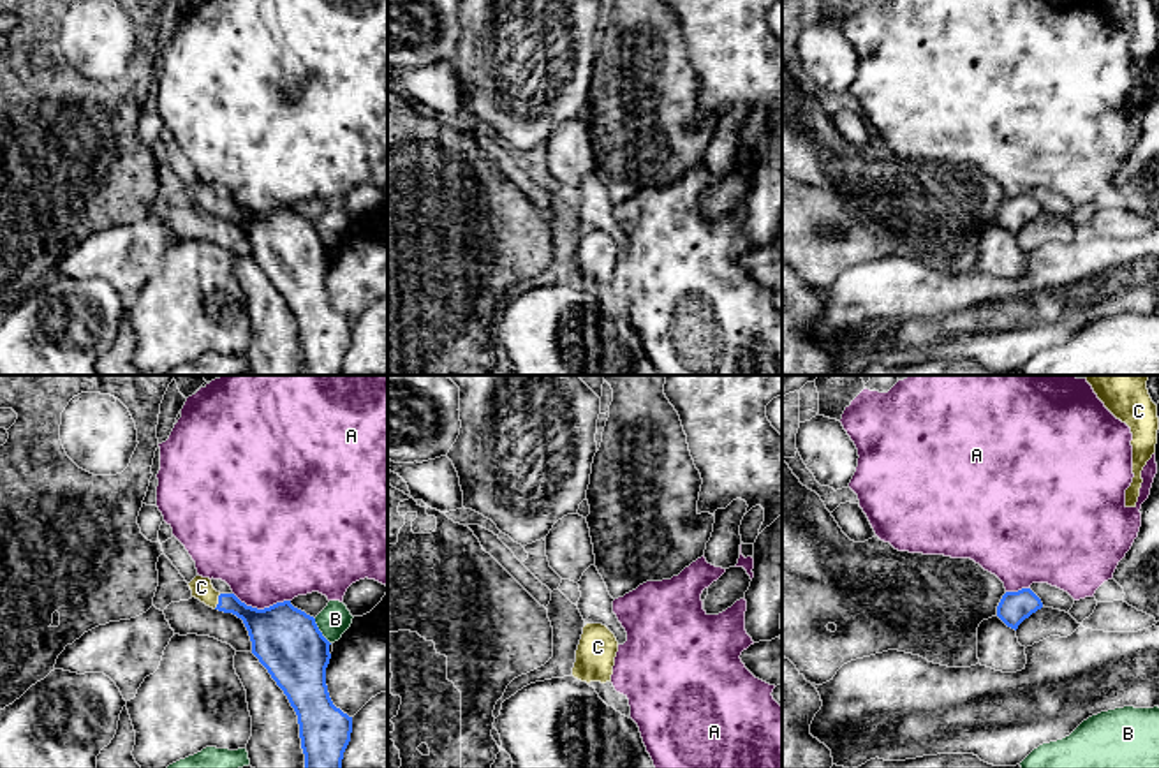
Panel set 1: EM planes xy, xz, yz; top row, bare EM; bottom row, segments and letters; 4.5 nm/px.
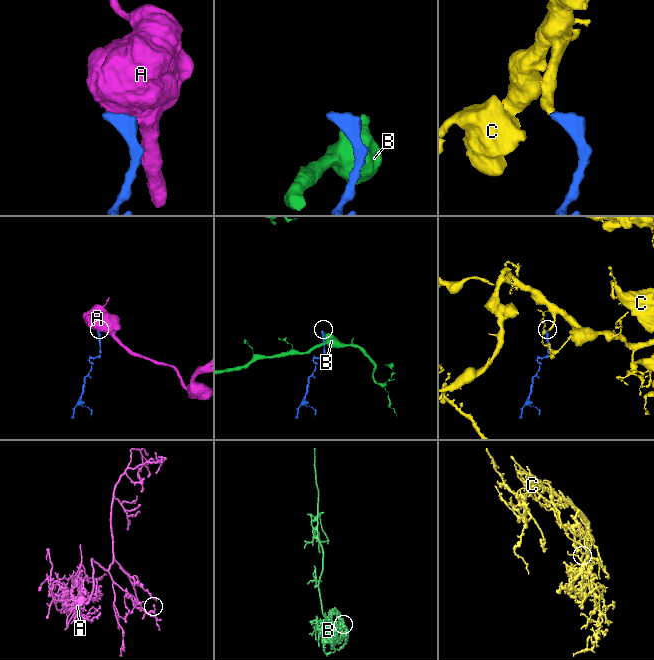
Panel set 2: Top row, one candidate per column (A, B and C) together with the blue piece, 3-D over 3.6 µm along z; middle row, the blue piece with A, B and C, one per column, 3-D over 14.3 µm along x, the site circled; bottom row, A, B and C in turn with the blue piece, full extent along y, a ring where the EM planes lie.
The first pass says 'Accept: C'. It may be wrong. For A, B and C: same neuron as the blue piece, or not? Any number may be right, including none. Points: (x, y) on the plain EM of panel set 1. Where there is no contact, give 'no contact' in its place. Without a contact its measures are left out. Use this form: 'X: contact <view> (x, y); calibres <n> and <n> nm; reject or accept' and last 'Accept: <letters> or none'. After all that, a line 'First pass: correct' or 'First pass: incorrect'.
A: contact xy (261, 215); calibres 300 and 440 nm; reject
B: contact xy (319, 236); calibres 300 and 150 nm; reject
C: contact xy (219, 206); calibres 180 and 100 nm; accept
Accept: C
First pass: correct

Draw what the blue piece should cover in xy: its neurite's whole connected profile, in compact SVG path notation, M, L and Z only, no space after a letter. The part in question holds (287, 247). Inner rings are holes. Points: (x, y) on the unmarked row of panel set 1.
M196 181L188 188L192 203L206 211L233 218L243 225L252 259L268 275L298 321L303 375L342 375L351 347L352 322L336 314L326 291L329 247L315 224L294 213L291 206L257 215L234 199L220 199L210 183Z

